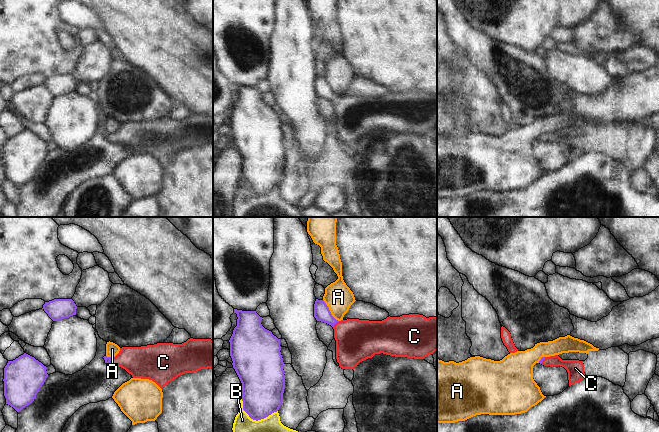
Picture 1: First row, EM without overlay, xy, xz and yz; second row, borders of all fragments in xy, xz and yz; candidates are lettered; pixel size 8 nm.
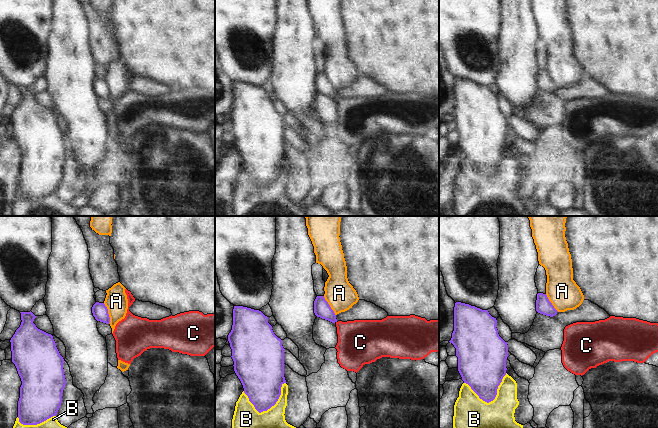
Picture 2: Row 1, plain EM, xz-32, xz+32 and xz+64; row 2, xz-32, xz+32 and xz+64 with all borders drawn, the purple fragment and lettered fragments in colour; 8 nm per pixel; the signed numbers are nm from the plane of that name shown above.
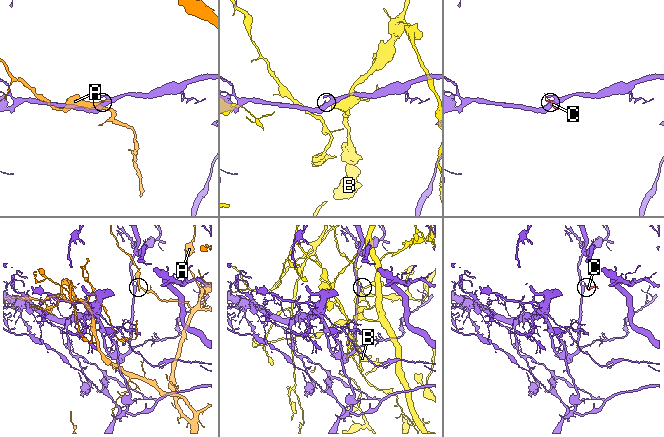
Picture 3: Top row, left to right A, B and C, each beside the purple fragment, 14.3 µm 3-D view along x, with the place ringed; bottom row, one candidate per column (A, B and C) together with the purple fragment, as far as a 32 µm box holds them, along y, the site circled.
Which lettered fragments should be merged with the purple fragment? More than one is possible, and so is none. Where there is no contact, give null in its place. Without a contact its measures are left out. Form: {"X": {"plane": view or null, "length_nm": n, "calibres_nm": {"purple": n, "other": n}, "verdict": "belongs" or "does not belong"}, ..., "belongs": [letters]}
{"A": {"plane": "xz", "length_nm": 220, "calibres_nm": {"purple": 130, "other": 220}, "verdict": "does not belong"}, "B": {"plane": "xz", "length_nm": 320, "calibres_nm": {"purple": 340, "other": 360}, "verdict": "does not belong"}, "C": {"plane": "xz", "length_nm": 80, "calibres_nm": {"purple": 130, "other": 340}, "verdict": "belongs"}, "belongs": ["C"]}

